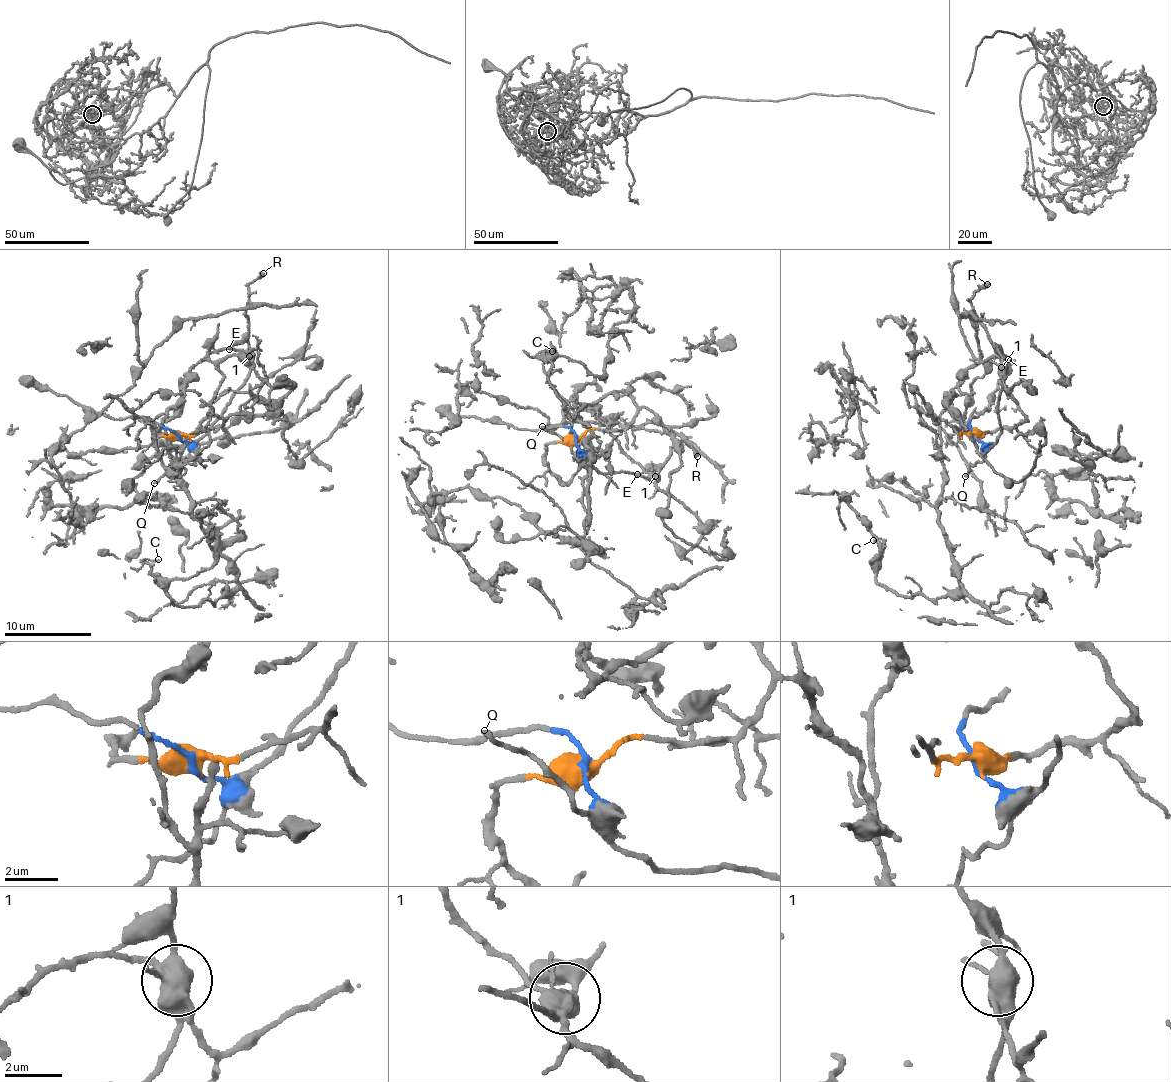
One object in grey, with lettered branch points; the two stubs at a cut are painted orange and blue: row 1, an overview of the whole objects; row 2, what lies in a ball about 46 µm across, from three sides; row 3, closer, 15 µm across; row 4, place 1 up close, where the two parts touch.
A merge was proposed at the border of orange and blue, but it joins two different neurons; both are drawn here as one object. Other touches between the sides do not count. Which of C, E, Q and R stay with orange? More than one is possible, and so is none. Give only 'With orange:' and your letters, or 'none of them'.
With orange: C

